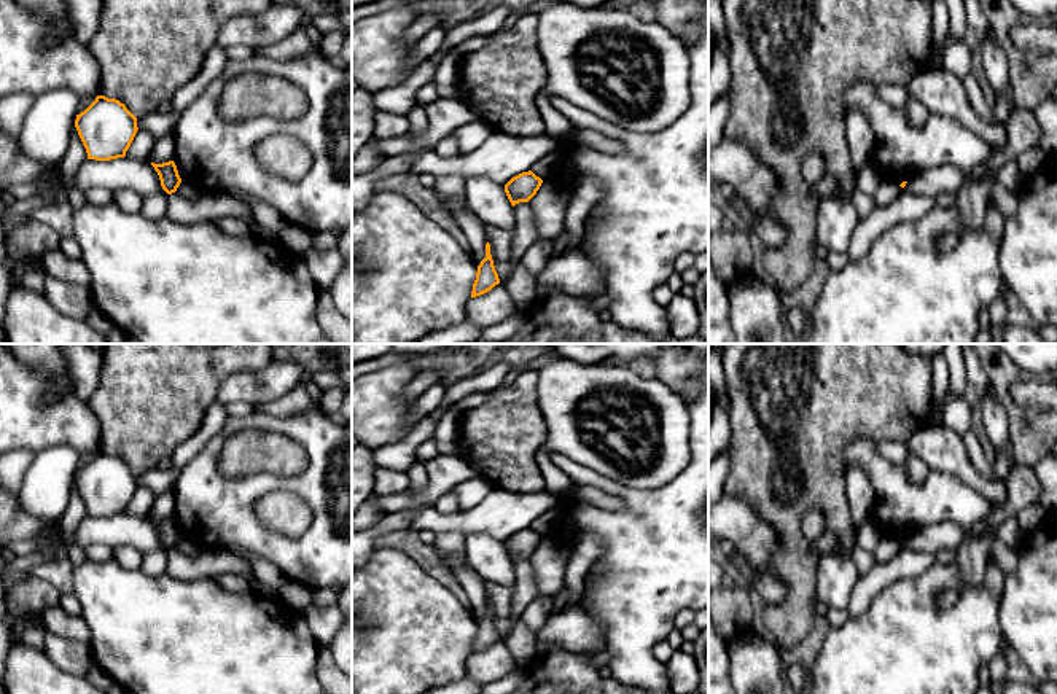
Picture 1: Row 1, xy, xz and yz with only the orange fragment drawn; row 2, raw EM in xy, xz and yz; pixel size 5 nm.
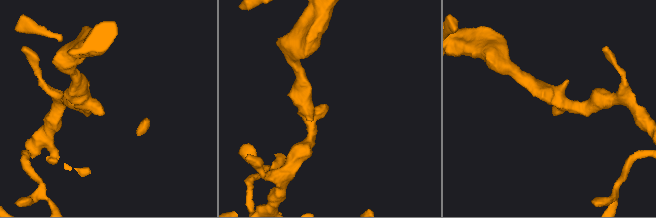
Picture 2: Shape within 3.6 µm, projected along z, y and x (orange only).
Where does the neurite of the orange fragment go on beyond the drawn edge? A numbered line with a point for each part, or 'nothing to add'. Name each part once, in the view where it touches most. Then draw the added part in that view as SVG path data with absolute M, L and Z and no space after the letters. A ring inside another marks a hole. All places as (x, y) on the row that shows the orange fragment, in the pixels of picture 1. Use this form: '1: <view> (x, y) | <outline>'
nothing to add

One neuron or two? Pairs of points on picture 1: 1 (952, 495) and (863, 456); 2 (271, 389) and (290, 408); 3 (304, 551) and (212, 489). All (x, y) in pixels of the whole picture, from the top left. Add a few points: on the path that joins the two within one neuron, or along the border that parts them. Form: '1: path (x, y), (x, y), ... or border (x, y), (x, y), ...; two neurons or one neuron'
1: path (930, 495), (904, 495), (885, 476); one neuron
2: border (300, 382), (284, 395), (255, 406); two neurons
3: path (280, 549), (265, 543), (234, 513); one neuron

